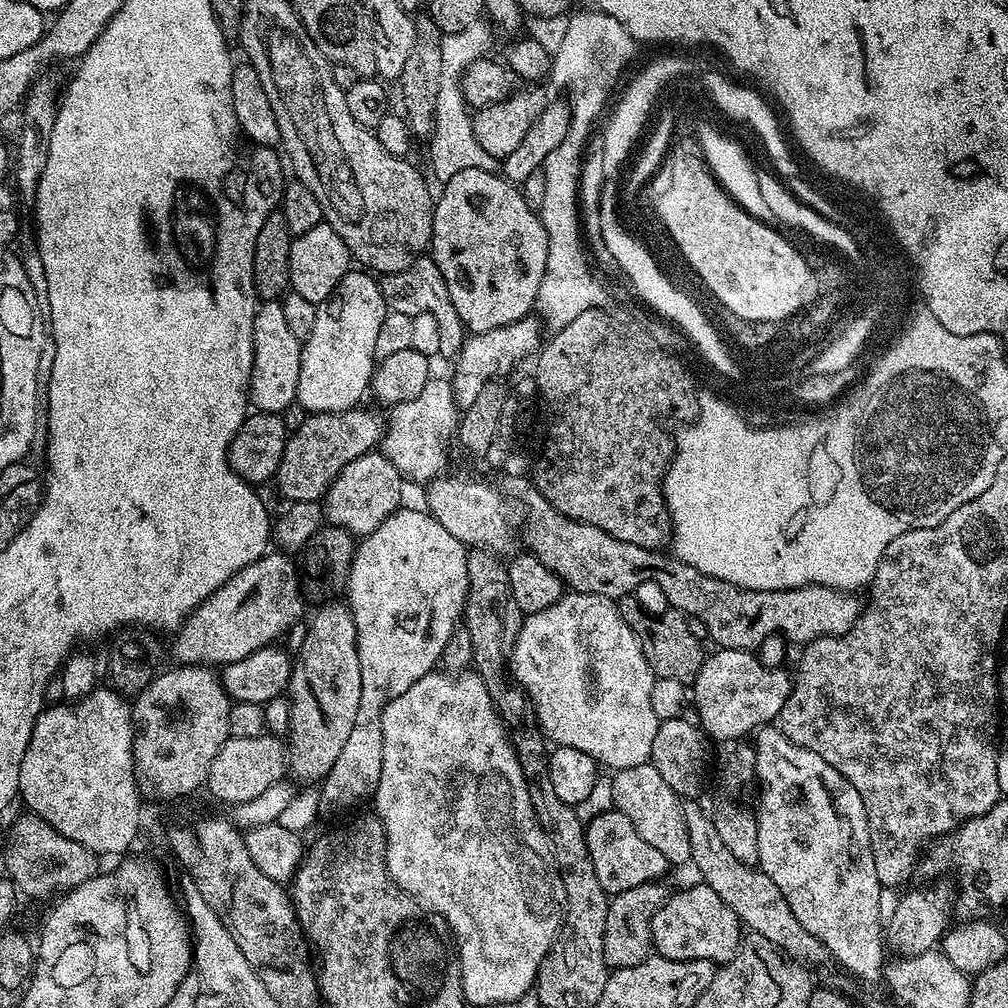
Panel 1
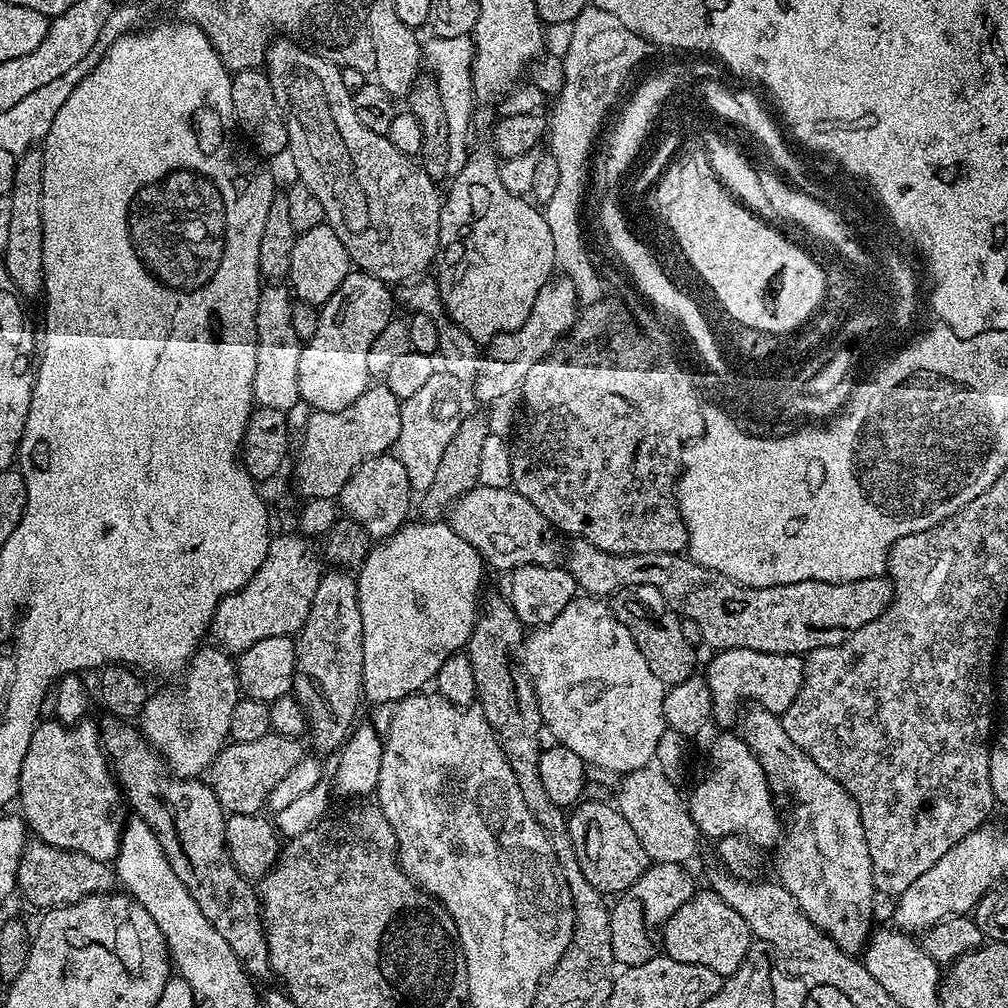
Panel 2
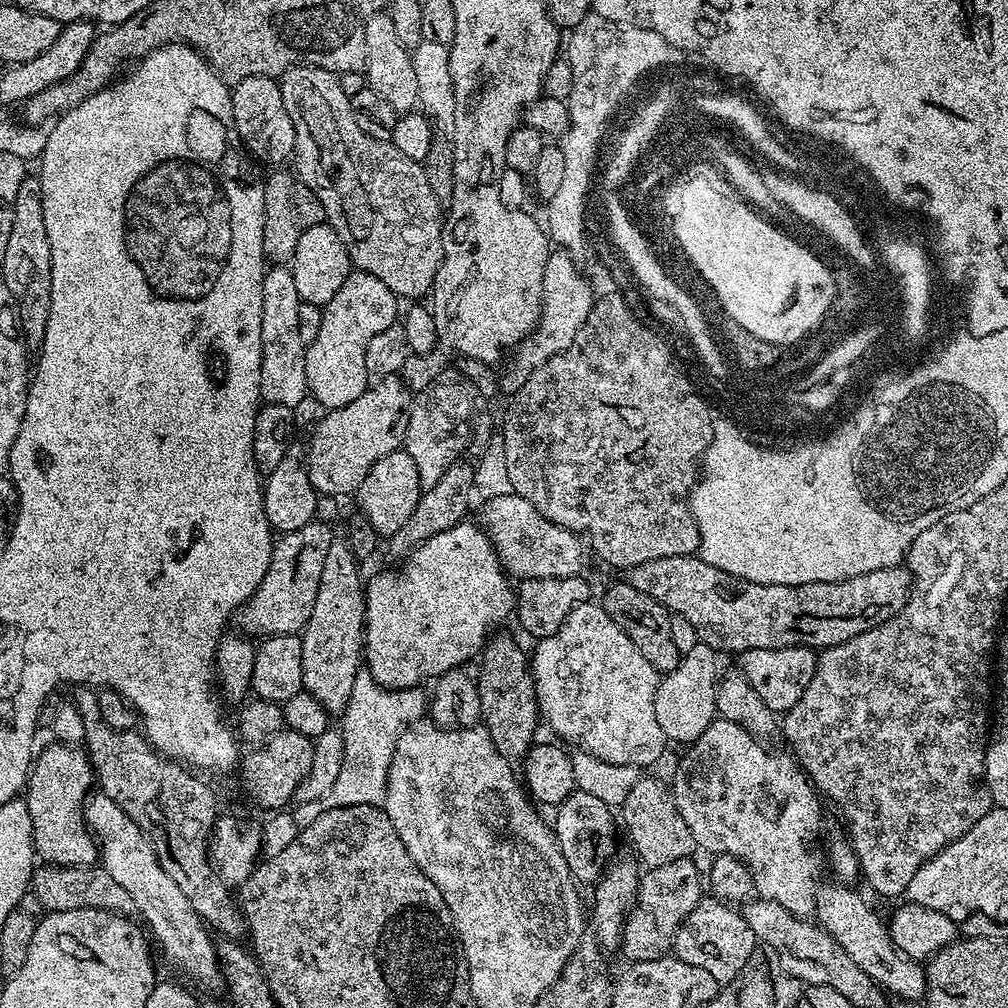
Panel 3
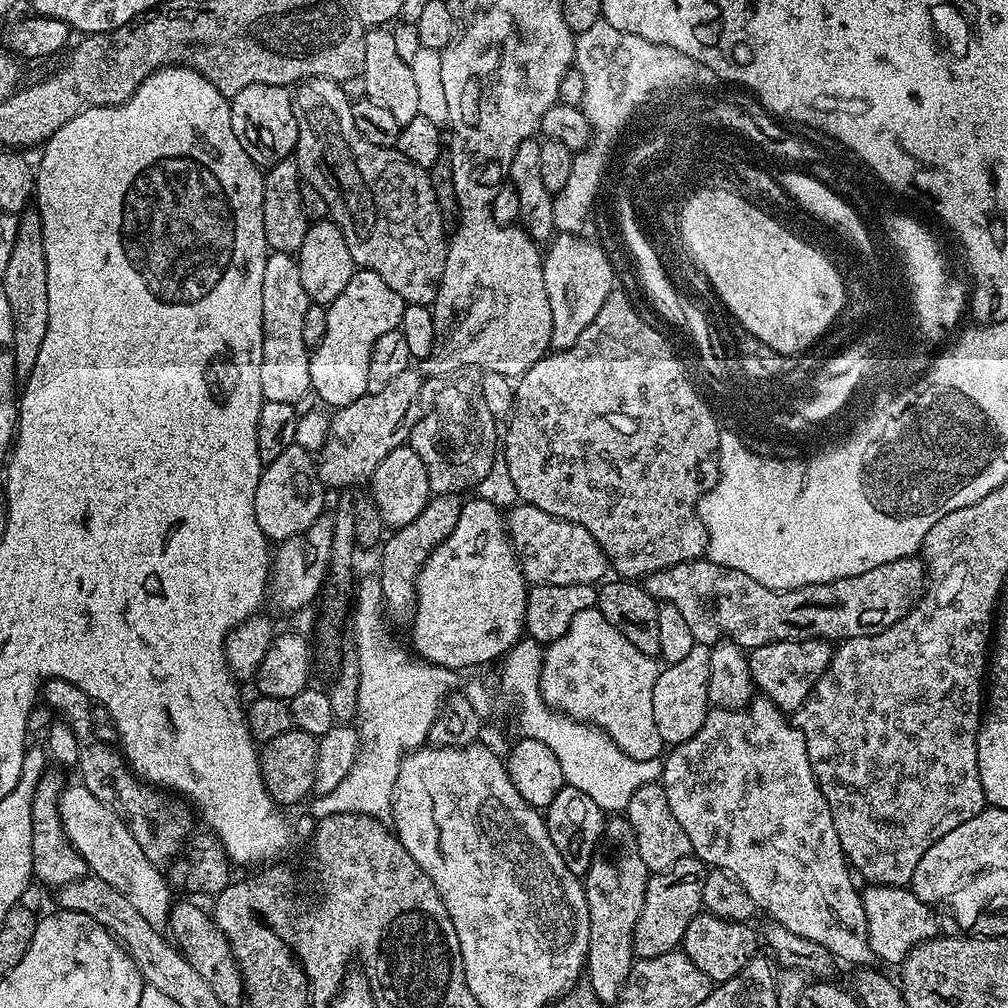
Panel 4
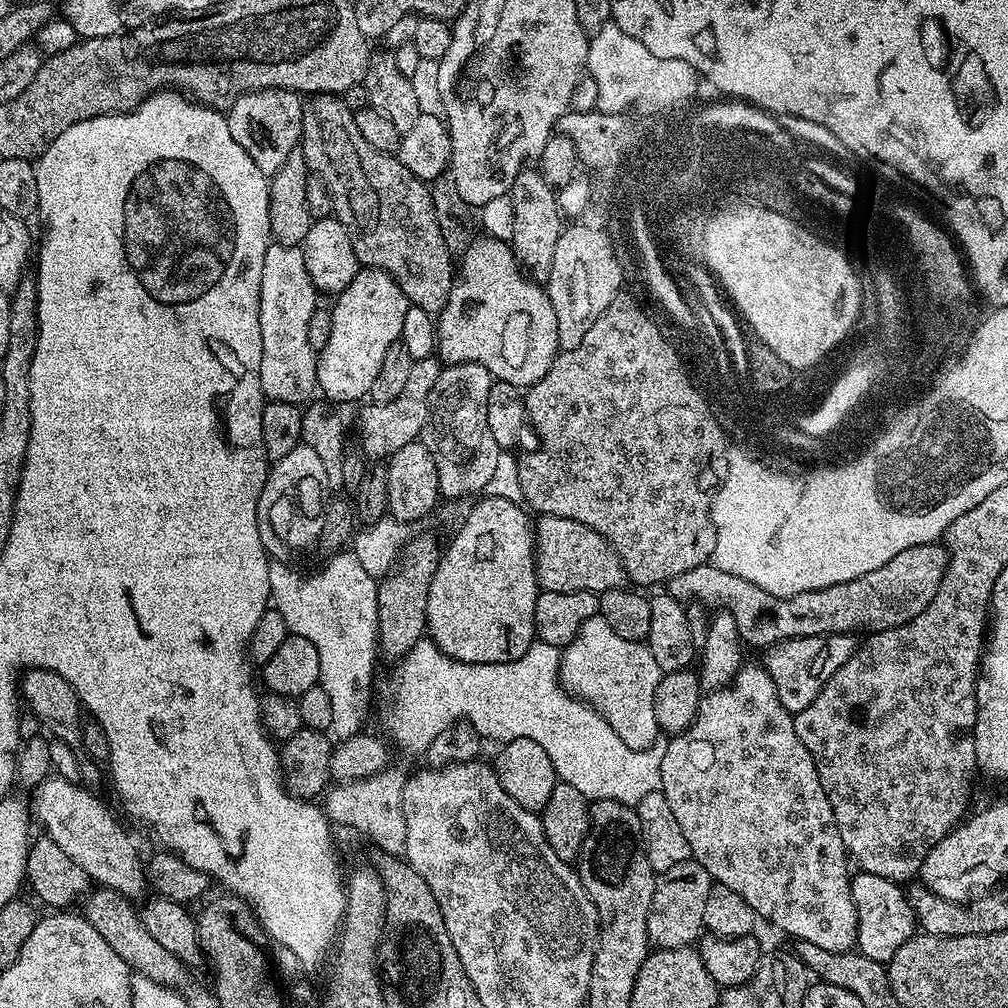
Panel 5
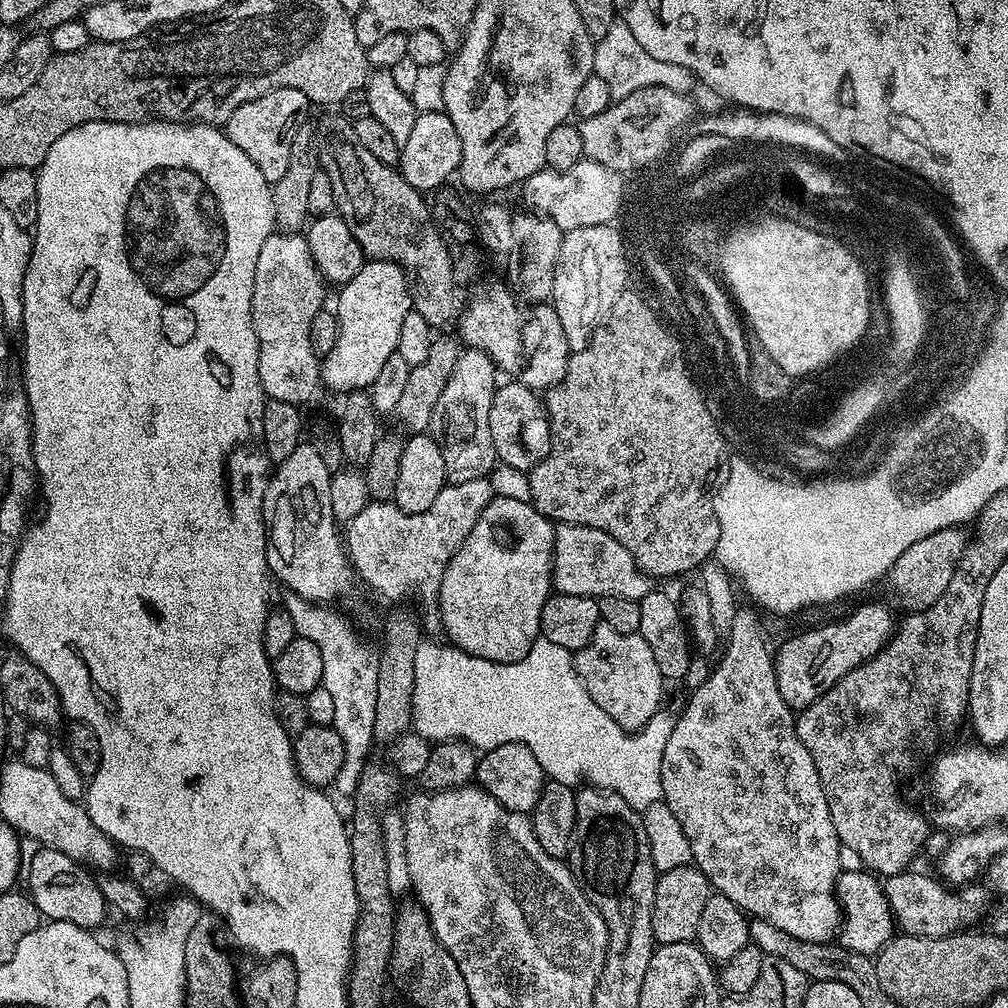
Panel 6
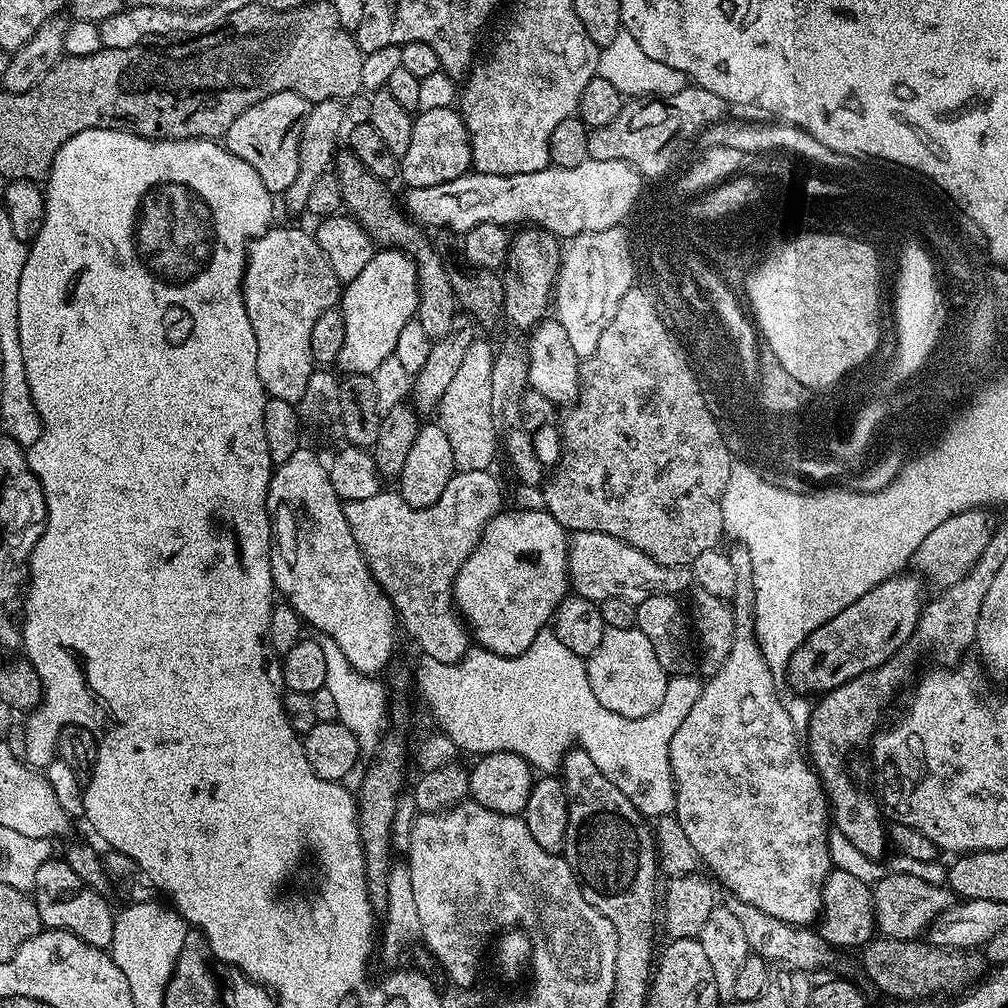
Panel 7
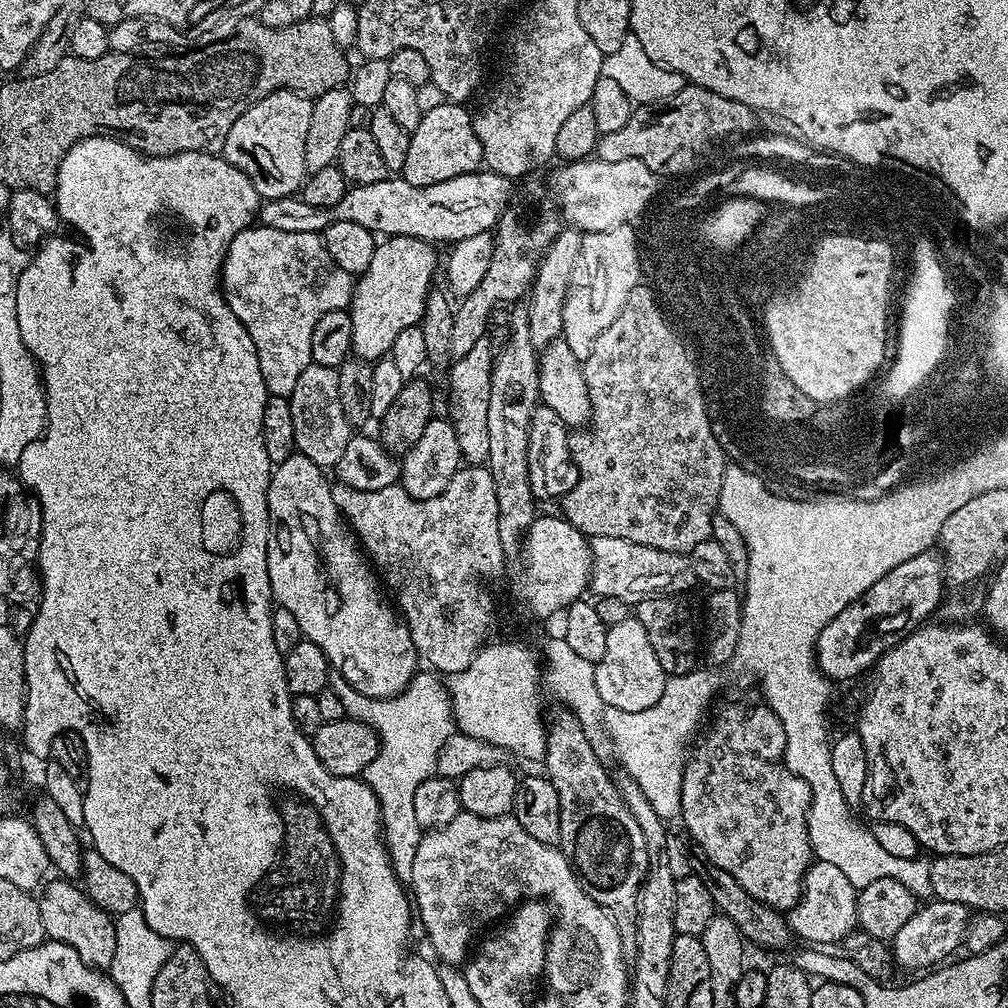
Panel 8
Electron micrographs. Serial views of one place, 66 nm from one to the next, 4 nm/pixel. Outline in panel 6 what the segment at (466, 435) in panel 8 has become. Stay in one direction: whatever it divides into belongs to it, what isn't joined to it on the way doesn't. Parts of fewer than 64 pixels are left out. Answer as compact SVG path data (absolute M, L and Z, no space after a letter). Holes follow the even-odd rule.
M465 347L454 366L454 374L450 374L450 382L446 382L446 390L442 390L442 398L438 398L438 406L434 406L430 434L442 450L442 458L446 462L446 474L451 483L457 484L470 482L474 478L485 478L492 467L497 467L494 441L490 438L490 402L494 402L496 397L498 387L496 376L498 377L498 369L488 353L479 352L477 348Z

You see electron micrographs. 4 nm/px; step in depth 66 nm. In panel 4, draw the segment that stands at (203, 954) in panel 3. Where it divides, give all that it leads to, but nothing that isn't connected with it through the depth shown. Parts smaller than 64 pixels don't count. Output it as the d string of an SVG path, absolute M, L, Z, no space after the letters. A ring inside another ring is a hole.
M73 782L69 788L67 785L61 791L60 821L74 850L78 850L78 854L82 854L82 858L87 862L89 873L102 882L114 886L114 890L126 894L126 898L130 898L130 902L134 902L138 914L142 914L142 918L146 918L146 922L150 922L150 926L161 930L167 929L170 901L173 899L172 892L168 889L169 881L166 876L166 881L164 881L164 876L160 873L163 871L157 865L152 864L150 858L146 858L146 854L142 854L142 846L138 846L138 842L125 820L109 804L103 804L98 798L94 798L94 794L90 794L90 790L86 790L83 784Z

